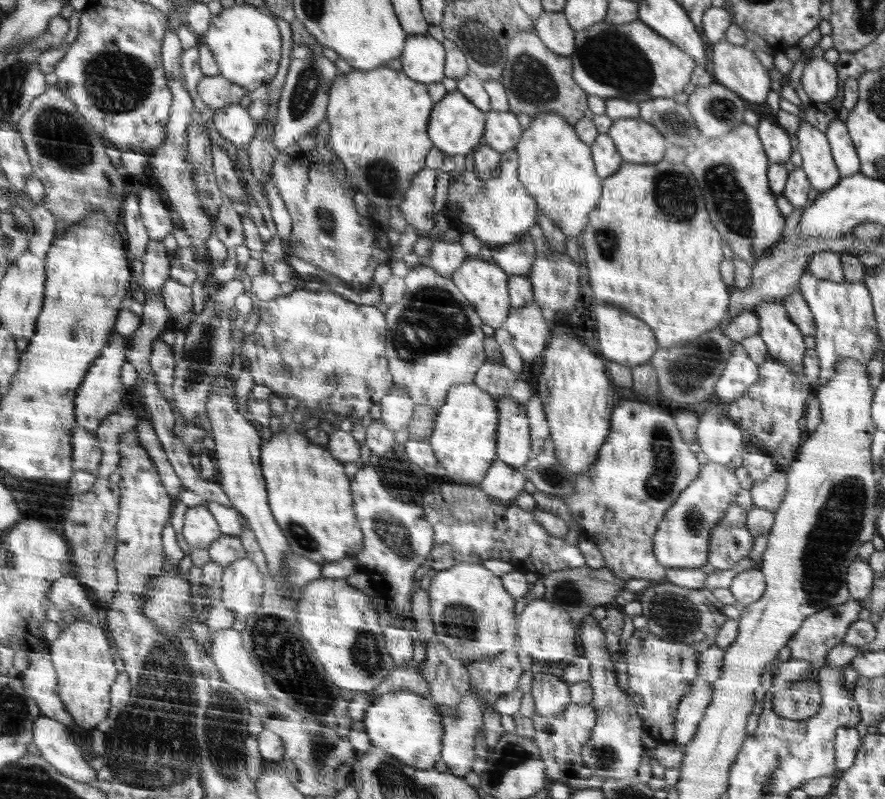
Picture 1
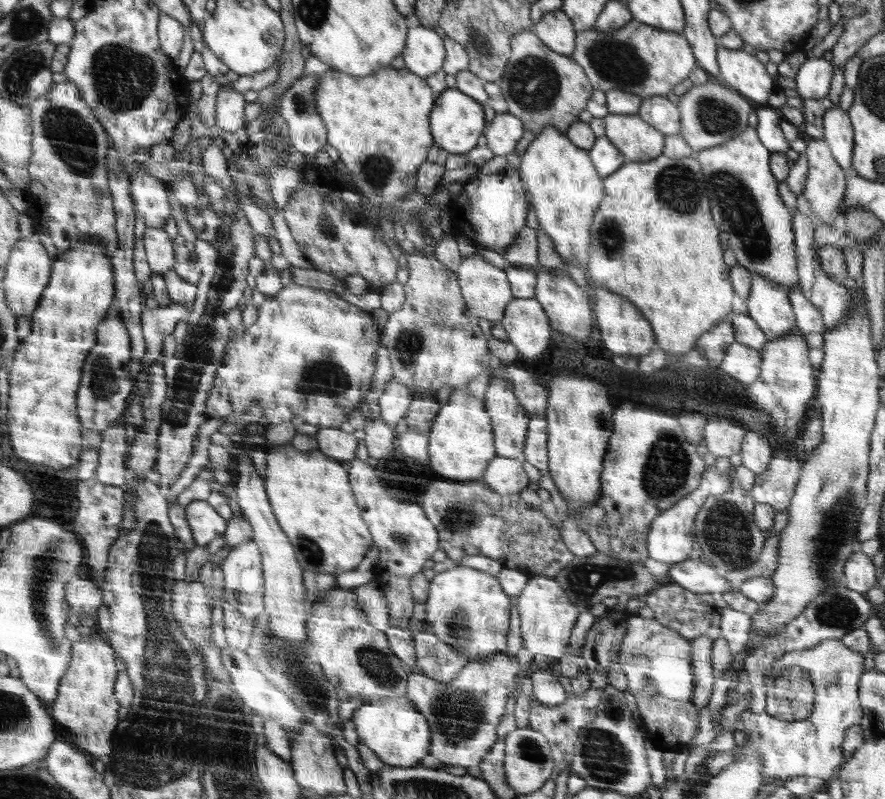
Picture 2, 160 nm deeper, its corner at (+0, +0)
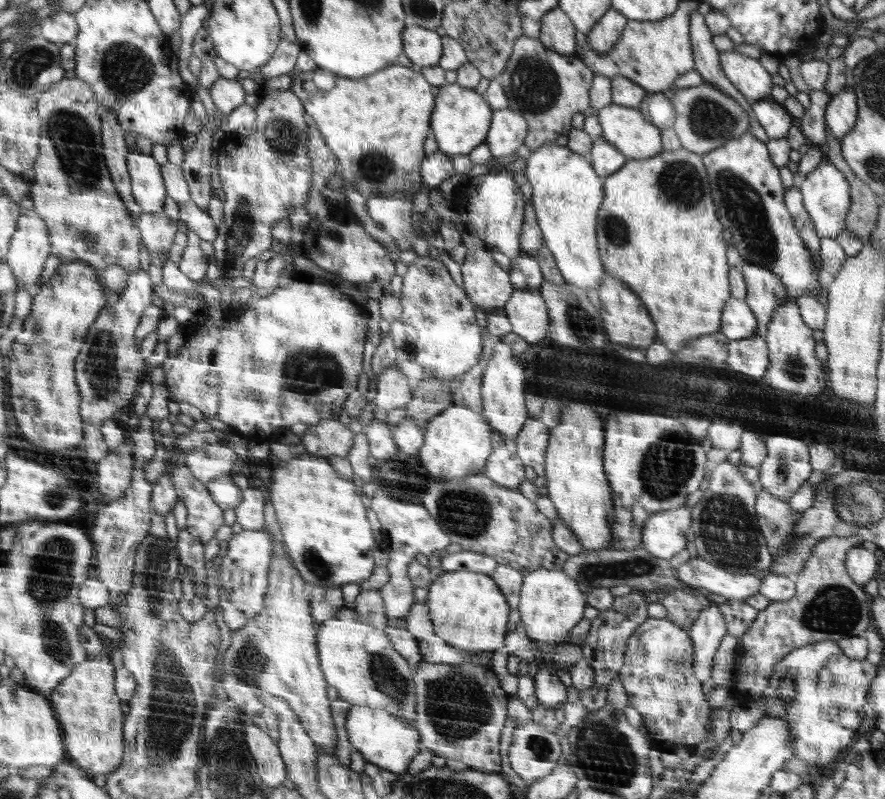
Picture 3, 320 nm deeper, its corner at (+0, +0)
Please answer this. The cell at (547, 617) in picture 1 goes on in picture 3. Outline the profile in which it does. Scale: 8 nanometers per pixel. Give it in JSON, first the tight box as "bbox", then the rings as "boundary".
{"bbox":[519,568,586,642],"boundary":[[[541,568],[524,576],[519,611],[526,634],[534,642],[566,642],[566,634],[582,620],[584,608],[586,602],[580,585],[564,571]]]}

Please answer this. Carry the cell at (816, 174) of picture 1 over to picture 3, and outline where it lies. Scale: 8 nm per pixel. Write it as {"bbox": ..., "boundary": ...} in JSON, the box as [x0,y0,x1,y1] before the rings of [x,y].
{"bbox":[799,160,852,238],"boundary":[[[823,160],[810,174],[806,175],[799,189],[804,197],[805,209],[809,212],[816,231],[821,237],[835,238],[845,229],[845,220],[852,207],[852,189],[849,187],[849,181],[845,179],[845,173],[832,161]]]}

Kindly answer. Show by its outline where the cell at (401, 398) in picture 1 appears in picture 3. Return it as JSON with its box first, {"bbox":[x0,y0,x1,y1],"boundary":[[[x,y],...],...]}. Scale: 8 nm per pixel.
{"bbox":[374,364,413,411],"boundary":[[[394,364],[380,374],[374,401],[386,411],[404,408],[413,398],[412,390],[412,383]]]}

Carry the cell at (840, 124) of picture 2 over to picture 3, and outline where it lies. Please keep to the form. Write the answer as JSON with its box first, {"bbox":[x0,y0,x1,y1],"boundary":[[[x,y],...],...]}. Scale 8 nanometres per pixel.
{"bbox":[825,86,859,142],"boundary":[[[846,86],[842,92],[831,95],[825,110],[825,121],[838,142],[856,126],[859,111],[857,93],[853,88]]]}

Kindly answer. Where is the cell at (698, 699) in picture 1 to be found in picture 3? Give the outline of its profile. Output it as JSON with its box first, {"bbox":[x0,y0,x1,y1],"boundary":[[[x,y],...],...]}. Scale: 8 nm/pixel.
{"bbox":[688,602,727,680],"boundary":[[[708,602],[688,629],[695,653],[693,667],[698,680],[711,678],[718,647],[727,635],[726,621],[718,603]]]}

